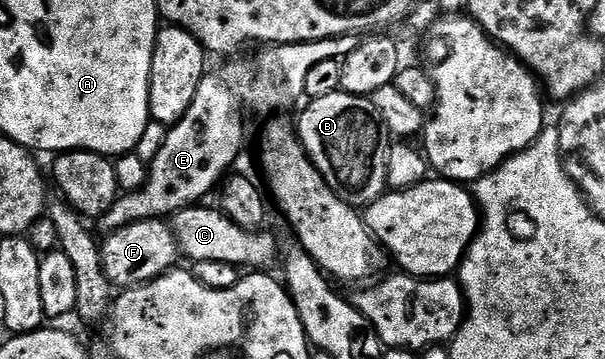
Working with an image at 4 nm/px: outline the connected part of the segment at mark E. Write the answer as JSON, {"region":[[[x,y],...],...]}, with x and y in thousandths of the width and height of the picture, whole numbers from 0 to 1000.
{"region":[[[344,206],[337,209],[334,228],[326,240],[326,262],[312,306],[291,345],[278,354],[266,418],[248,448],[241,510],[225,535],[198,543],[188,571],[164,607],[164,624],[174,641],[172,649],[182,652],[220,616],[273,607],[298,591],[302,579],[327,571],[334,560],[329,554],[345,543],[354,529],[355,510],[359,524],[364,504],[377,487],[375,465],[395,435],[390,426],[393,404],[385,390],[385,359],[395,340],[395,329],[392,318],[382,318],[388,306],[388,279],[382,276],[383,253],[379,251],[375,231],[374,220],[360,226],[347,217]]]}

